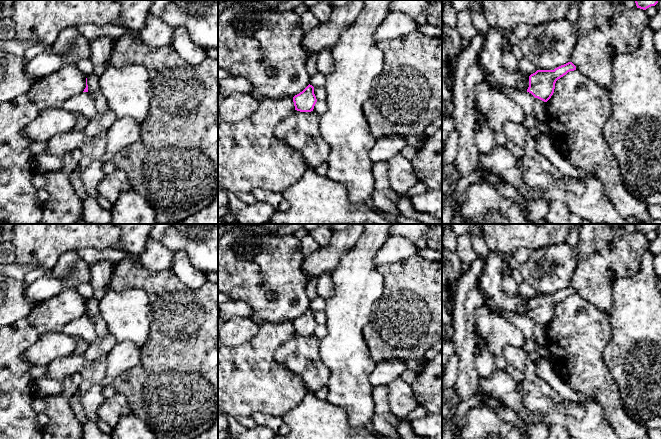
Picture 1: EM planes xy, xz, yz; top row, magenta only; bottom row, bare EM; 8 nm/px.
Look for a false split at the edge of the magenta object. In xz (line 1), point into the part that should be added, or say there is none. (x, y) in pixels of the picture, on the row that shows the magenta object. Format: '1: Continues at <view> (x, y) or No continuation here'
1: No continuation here

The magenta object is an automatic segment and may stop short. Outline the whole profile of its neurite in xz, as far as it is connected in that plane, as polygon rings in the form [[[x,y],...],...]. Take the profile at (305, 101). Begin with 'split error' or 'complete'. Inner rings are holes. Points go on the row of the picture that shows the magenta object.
complete; [[[308,85],[302,92],[293,97],[295,110],[300,112],[311,112],[317,102],[314,87]]]

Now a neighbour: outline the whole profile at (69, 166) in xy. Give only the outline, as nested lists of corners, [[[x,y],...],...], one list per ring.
[[[64,154],[61,157],[61,160],[61,172],[65,173],[68,176],[76,195],[80,199],[84,200],[87,197],[87,192],[78,171],[78,162],[75,161],[70,154]]]

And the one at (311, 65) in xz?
[[[312,54],[307,60],[307,64],[306,64],[307,72],[311,79],[318,72],[317,71],[317,59],[318,59],[318,54]]]

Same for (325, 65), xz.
[[[323,50],[317,59],[317,71],[323,75],[328,75],[334,70],[334,62],[331,50]]]

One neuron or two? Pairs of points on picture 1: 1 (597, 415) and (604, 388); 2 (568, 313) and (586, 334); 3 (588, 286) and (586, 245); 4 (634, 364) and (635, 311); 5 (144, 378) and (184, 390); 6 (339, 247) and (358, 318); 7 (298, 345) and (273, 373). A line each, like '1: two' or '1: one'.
1: two
2: one
3: one
4: one
5: one
6: two
7: two

